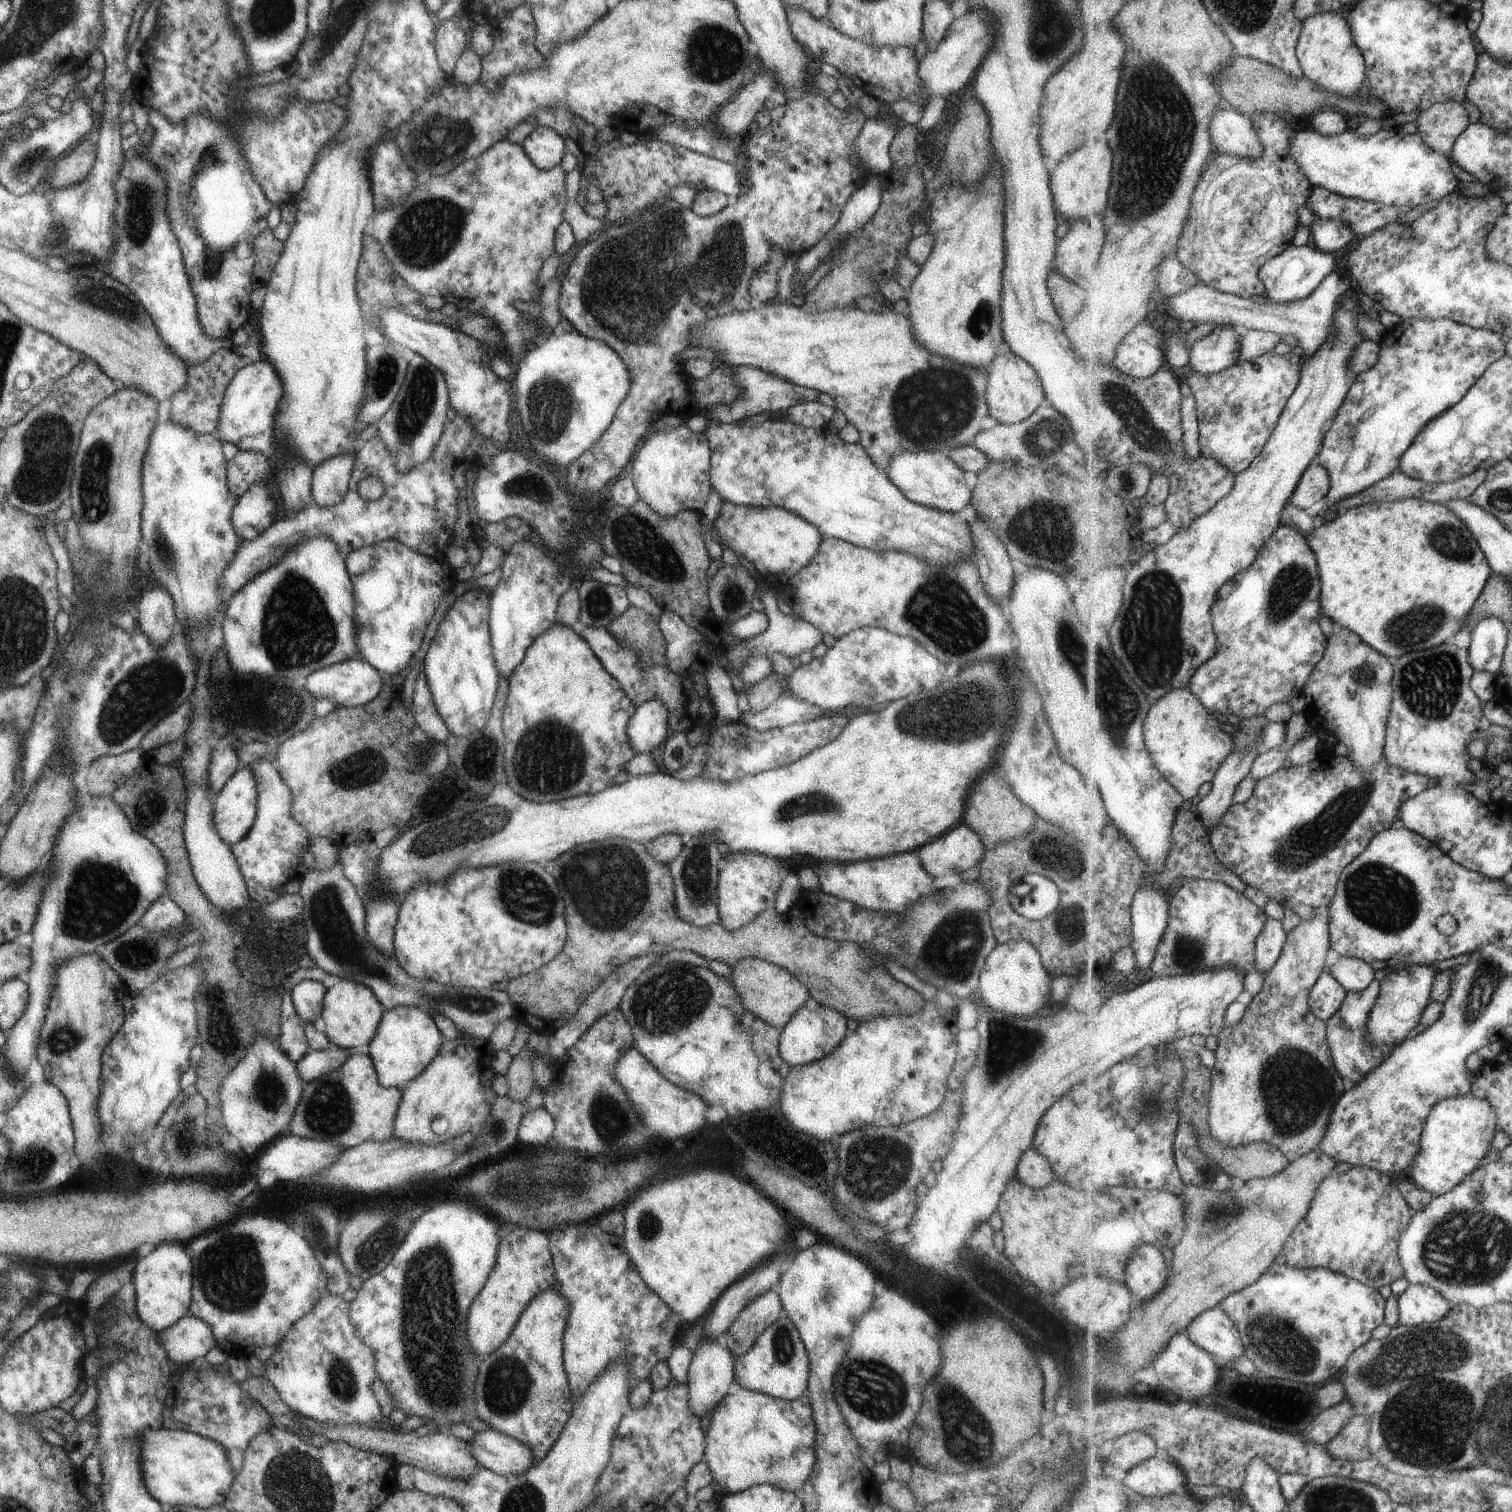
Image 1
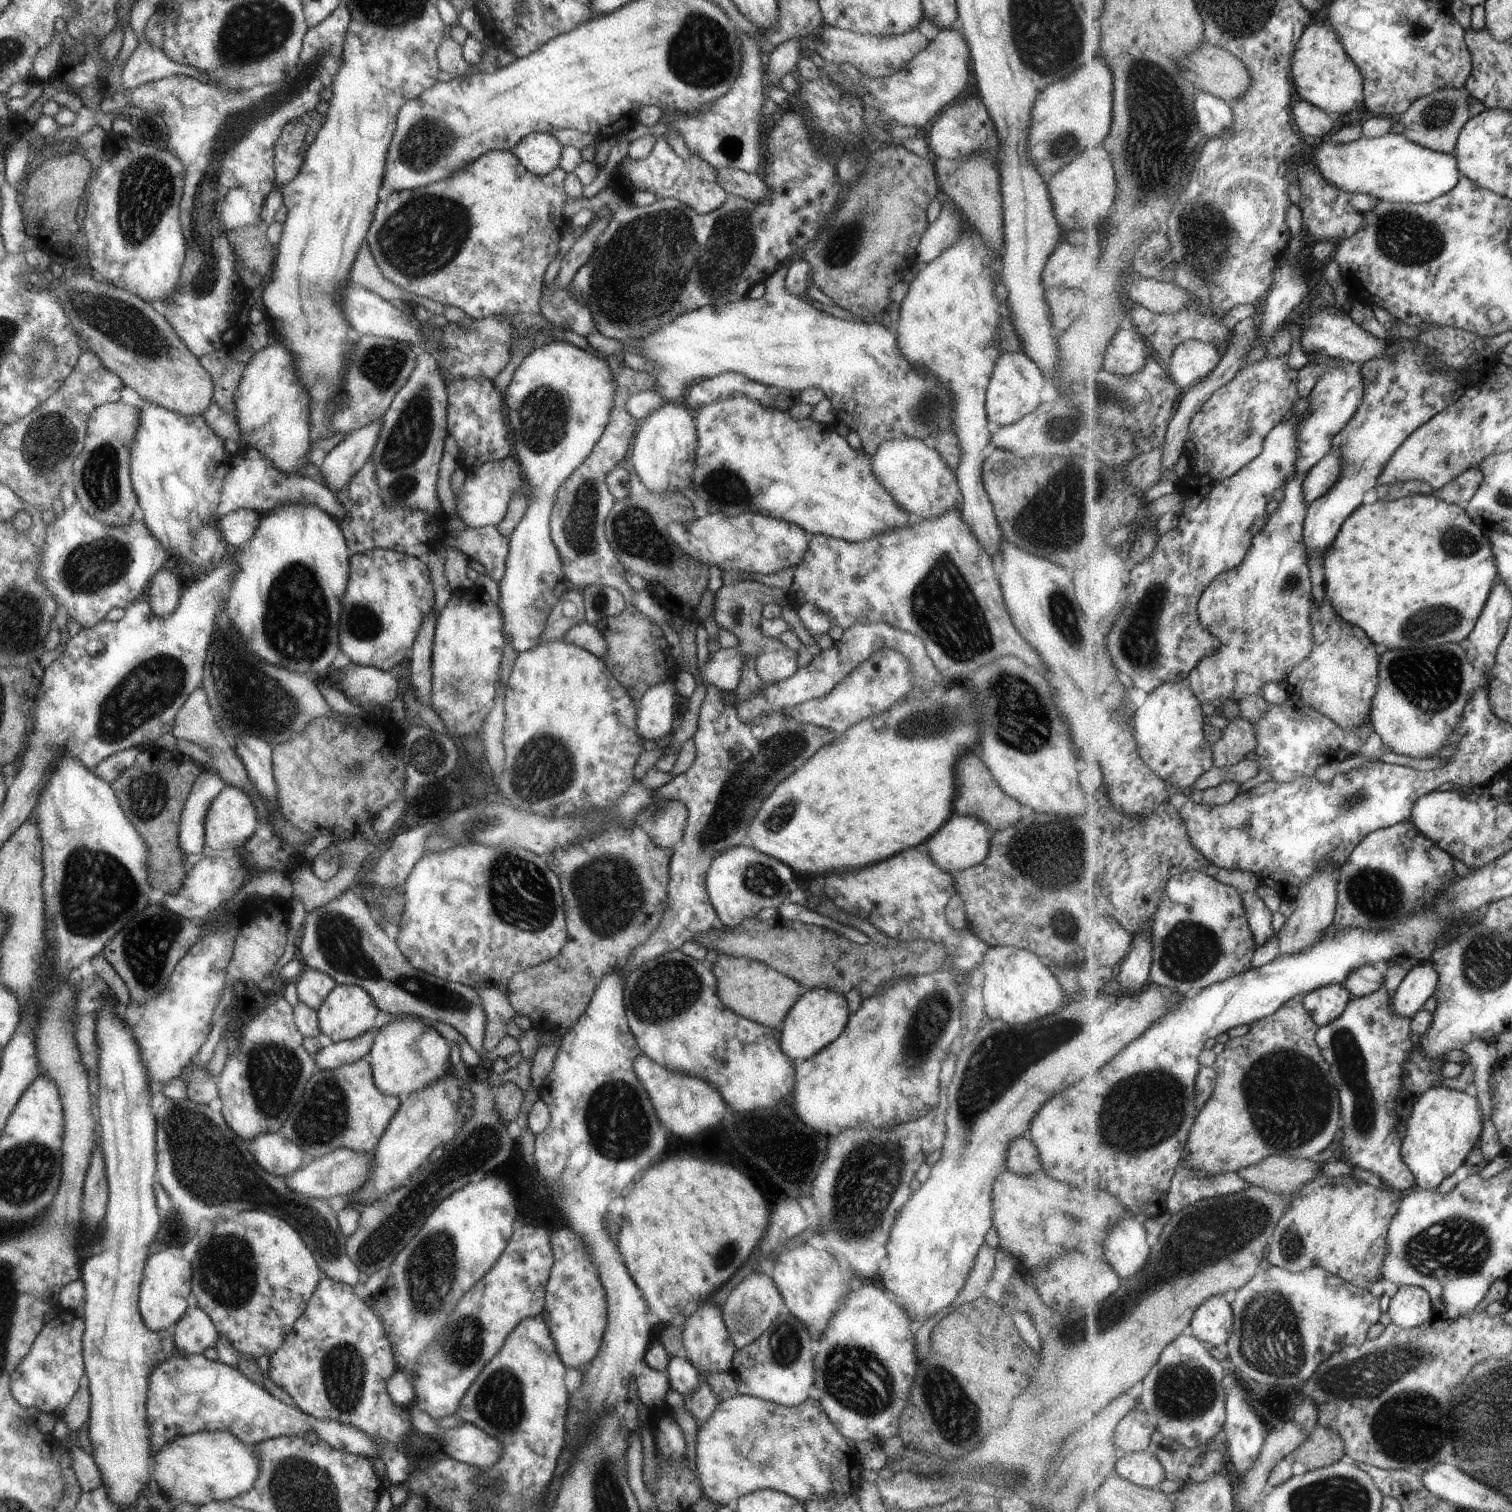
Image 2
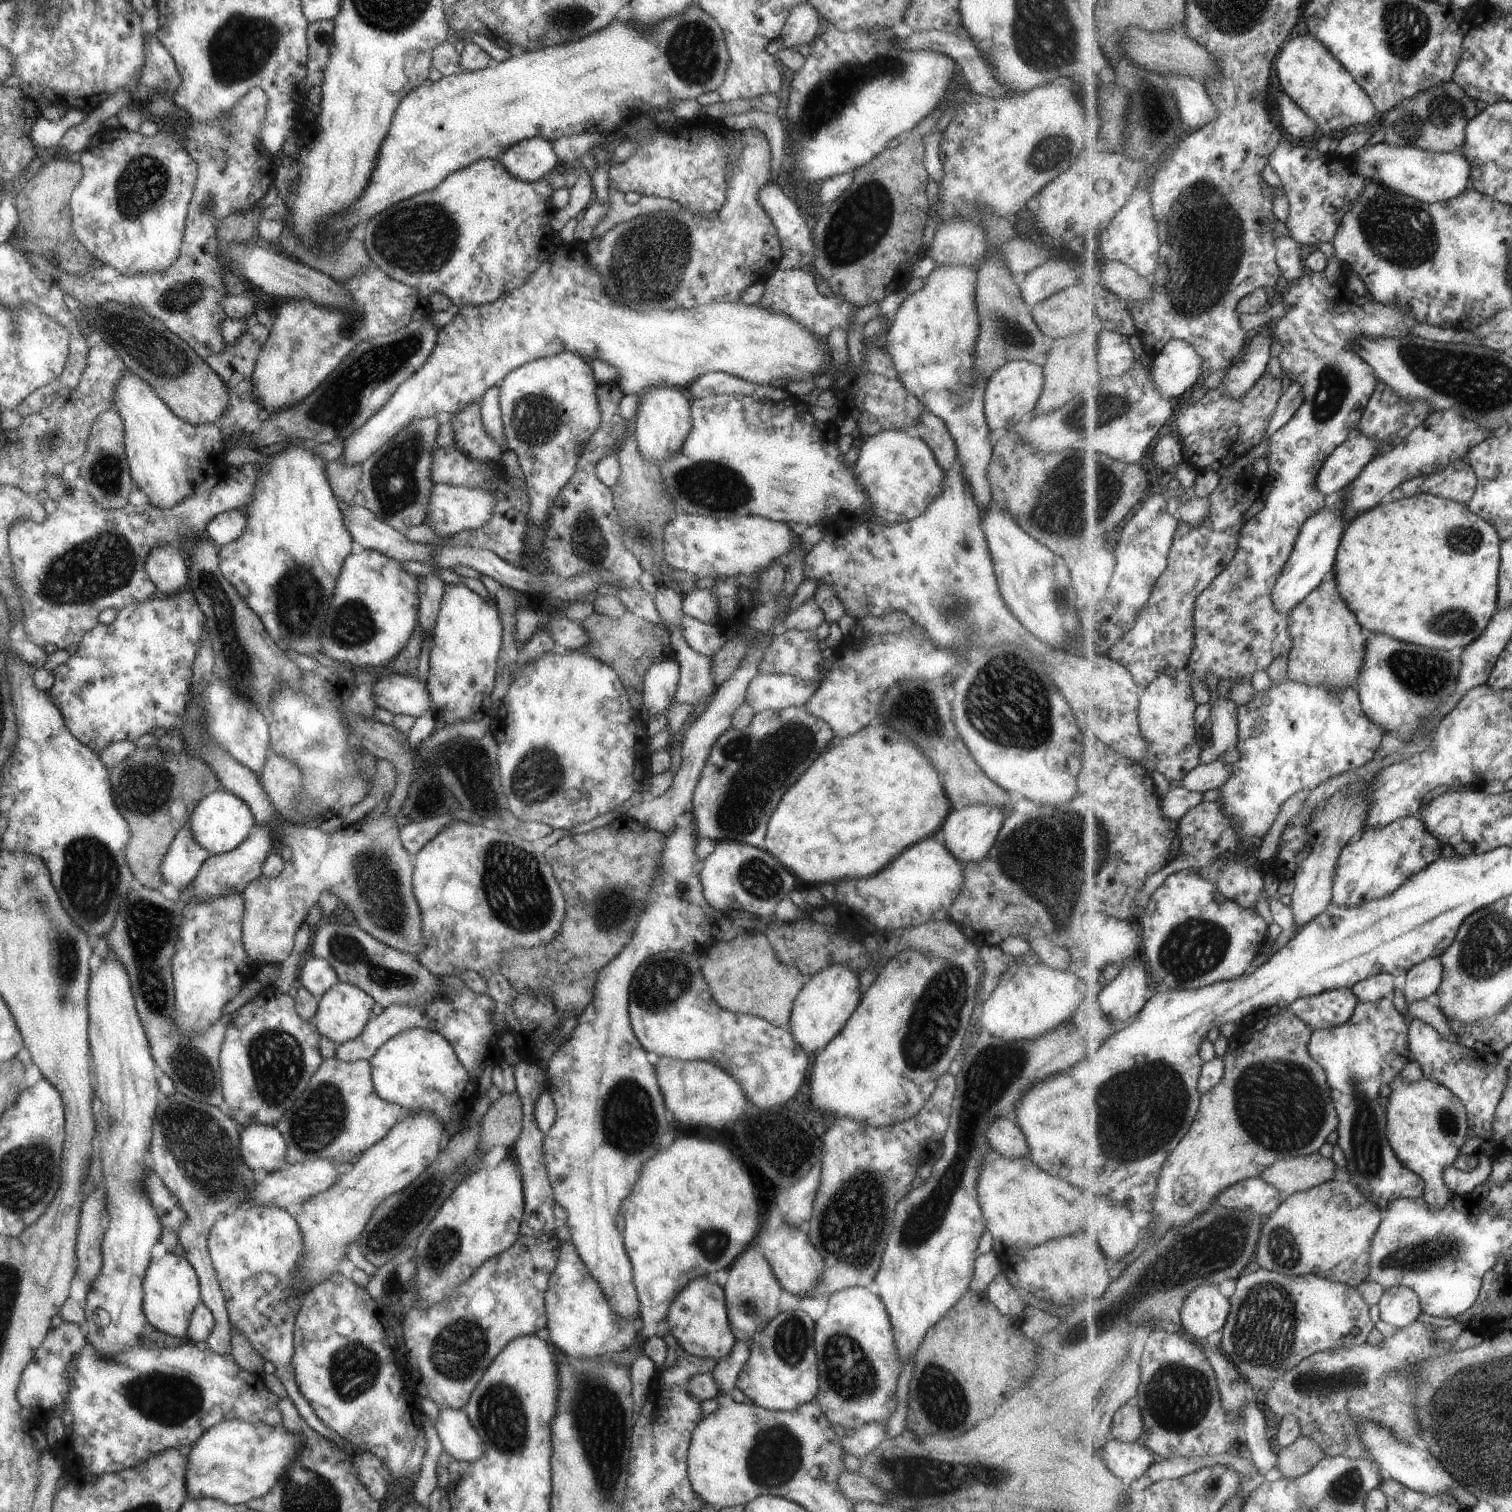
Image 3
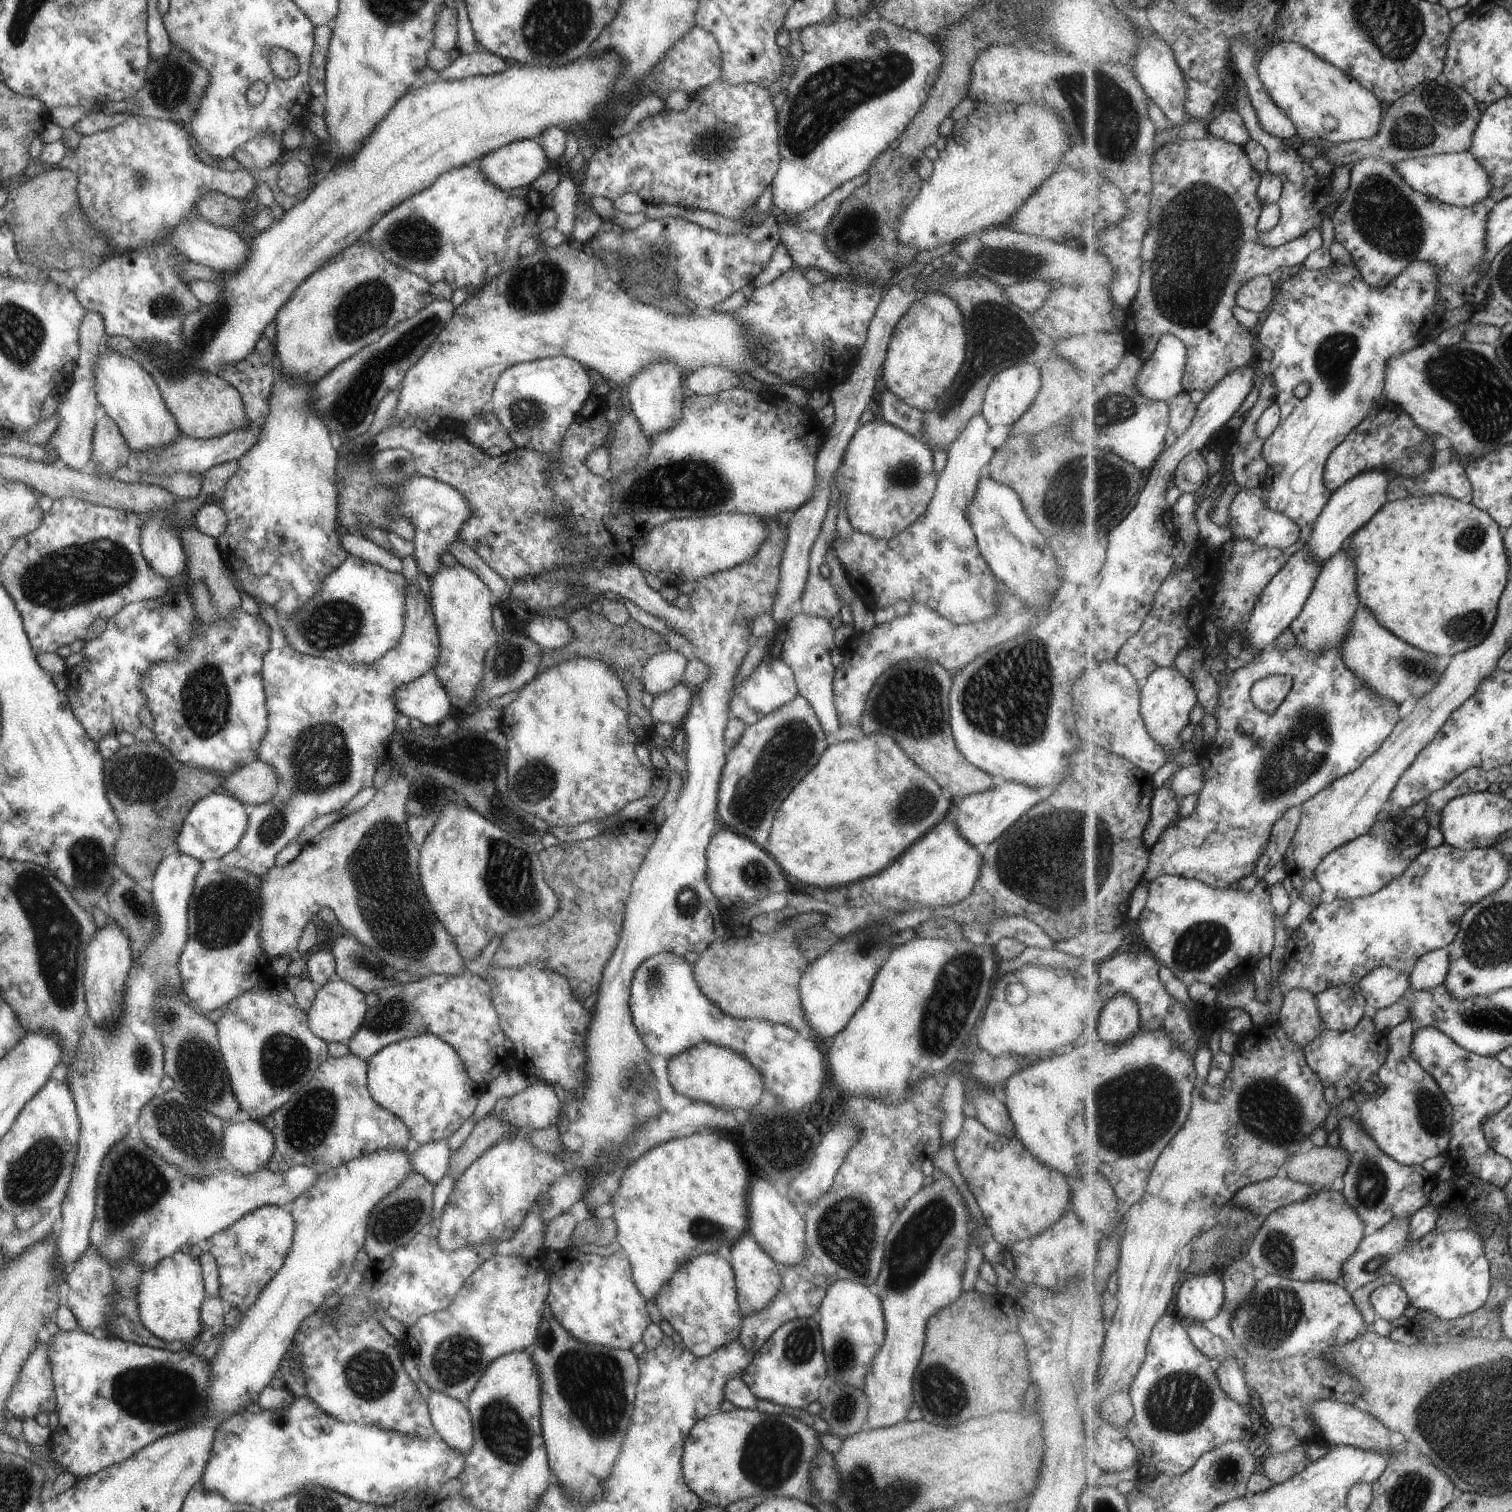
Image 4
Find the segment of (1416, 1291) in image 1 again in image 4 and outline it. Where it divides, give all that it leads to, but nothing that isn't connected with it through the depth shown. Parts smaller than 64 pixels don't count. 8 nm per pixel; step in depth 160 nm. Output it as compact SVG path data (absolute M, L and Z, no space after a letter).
M1389 1283L1375 1289L1371 1294L1371 1304L1379 1318L1393 1322L1401 1318L1411 1305L1409 1294L1399 1283Z

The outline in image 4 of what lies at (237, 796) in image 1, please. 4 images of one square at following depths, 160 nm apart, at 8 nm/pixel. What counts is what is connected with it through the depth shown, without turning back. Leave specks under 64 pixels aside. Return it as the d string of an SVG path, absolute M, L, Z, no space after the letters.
M210 793L201 798L191 806L179 828L179 834L175 840L177 852L181 852L201 864L221 859L233 850L243 837L243 832L247 827L247 816L251 810L253 810L253 805L241 804L227 794Z

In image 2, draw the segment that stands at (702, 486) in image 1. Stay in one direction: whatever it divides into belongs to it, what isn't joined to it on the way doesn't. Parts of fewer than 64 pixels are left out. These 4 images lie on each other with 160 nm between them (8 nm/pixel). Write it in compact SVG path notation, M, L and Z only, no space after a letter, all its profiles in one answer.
M663 400L663 404L645 416L638 424L632 439L627 458L641 480L641 484L651 492L681 492L687 493L687 486L691 482L693 460L697 438L694 430L694 419L685 404Z

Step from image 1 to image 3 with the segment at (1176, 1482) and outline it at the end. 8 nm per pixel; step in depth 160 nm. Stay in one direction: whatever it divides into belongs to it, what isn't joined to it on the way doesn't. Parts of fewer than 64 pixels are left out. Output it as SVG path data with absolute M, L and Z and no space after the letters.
M1112 1438L1099 1454L1110 1472L1126 1483L1145 1477L1158 1461L1156 1455L1142 1443L1123 1443Z

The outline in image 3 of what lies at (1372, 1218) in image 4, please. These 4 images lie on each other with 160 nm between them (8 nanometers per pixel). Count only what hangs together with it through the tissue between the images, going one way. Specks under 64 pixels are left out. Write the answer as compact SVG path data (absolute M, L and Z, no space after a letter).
M1391 996L1376 1002L1360 1002L1355 1015L1342 1026L1314 1030L1309 1044L1310 1054L1322 1068L1326 1070L1330 1081L1332 1097L1338 1110L1340 1124L1338 1127L1339 1140L1337 1145L1347 1158L1351 1181L1359 1189L1375 1201L1384 1211L1403 1198L1420 1198L1427 1189L1426 1182L1418 1173L1406 1168L1399 1160L1388 1137L1388 1110L1381 1102L1381 1088L1391 1084L1401 1075L1401 1070L1411 1061L1409 1042L1410 1023L1405 1014L1401 1014Z

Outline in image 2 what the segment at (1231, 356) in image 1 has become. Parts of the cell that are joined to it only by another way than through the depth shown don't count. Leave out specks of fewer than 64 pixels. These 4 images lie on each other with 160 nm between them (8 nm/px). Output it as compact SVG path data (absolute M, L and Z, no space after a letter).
M1187 340L1174 349L1171 360L1164 367L1177 389L1190 389L1215 371L1224 356L1221 353L1217 344Z

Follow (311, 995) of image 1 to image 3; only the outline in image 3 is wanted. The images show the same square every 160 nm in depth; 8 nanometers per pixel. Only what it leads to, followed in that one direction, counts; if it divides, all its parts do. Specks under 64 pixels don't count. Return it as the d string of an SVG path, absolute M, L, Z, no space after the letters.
M311 957L297 970L295 984L306 989L312 996L321 997L337 978L331 966L324 960Z

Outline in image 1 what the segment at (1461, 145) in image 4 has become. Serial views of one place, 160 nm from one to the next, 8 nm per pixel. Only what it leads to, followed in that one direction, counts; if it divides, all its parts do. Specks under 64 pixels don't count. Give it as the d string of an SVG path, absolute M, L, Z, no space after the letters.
M1455 100L1438 103L1421 110L1417 118L1417 133L1430 148L1451 157L1455 142L1471 125L1469 112Z

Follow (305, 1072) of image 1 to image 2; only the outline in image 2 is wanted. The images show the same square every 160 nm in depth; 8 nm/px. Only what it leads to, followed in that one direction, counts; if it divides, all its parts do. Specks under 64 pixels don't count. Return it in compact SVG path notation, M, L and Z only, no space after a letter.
M371 1026L367 1032L363 1032L356 1038L337 1043L328 1042L328 1046L321 1047L321 1050L313 1057L316 1069L335 1069L367 1056L377 1032L379 1032L379 1027Z

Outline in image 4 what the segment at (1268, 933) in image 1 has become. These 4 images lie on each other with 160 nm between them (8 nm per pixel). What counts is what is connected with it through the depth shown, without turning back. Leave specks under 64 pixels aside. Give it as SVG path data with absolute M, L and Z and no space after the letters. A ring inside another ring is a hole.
M1296 645L1285 650L1271 649L1254 656L1245 668L1218 675L1217 679L1221 690L1214 716L1218 721L1217 734L1211 743L1202 745L1198 750L1207 782L1199 790L1196 808L1190 816L1181 817L1169 826L1151 848L1143 878L1145 882L1175 875L1201 880L1212 888L1237 888L1243 878L1255 873L1271 839L1271 830L1281 816L1295 806L1302 806L1339 778L1366 763L1383 747L1402 720L1399 704L1373 696L1369 688L1359 682L1359 676L1346 666L1339 648L1329 648L1315 660L1311 660L1311 656ZM1272 675L1291 677L1293 687L1277 712L1267 714L1251 700L1251 692L1257 682Z

